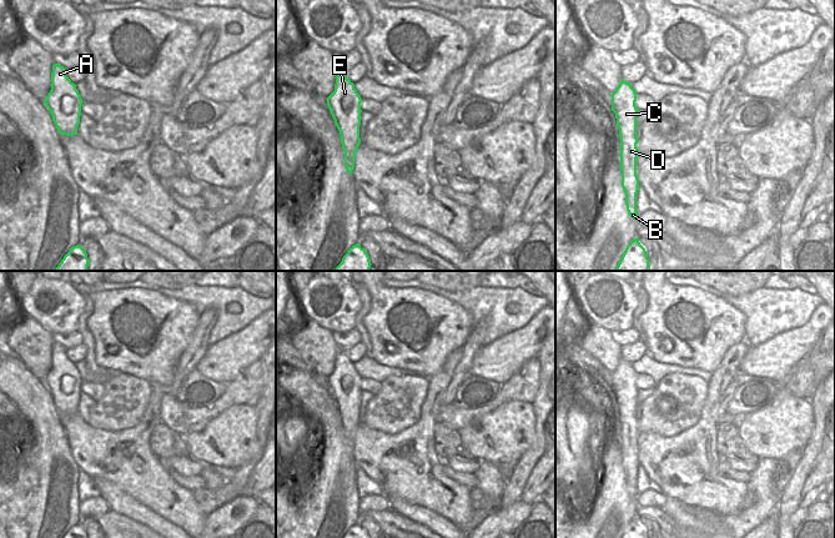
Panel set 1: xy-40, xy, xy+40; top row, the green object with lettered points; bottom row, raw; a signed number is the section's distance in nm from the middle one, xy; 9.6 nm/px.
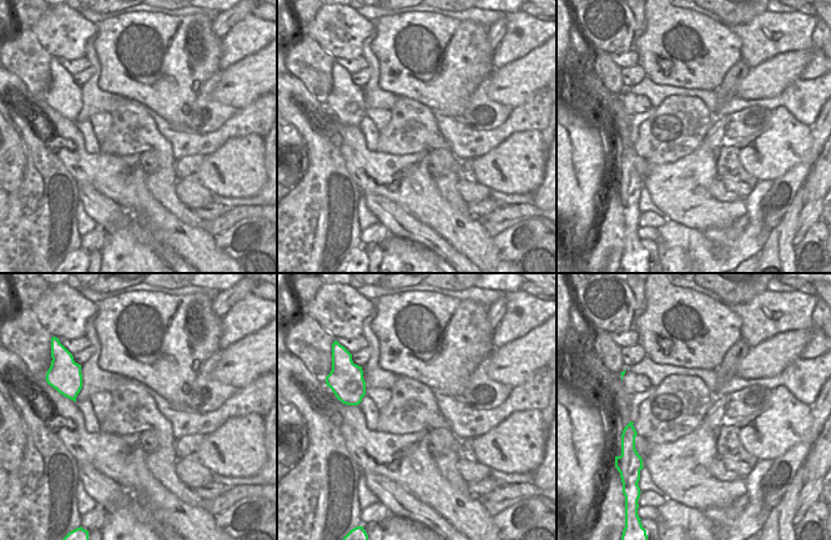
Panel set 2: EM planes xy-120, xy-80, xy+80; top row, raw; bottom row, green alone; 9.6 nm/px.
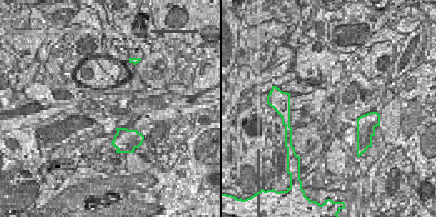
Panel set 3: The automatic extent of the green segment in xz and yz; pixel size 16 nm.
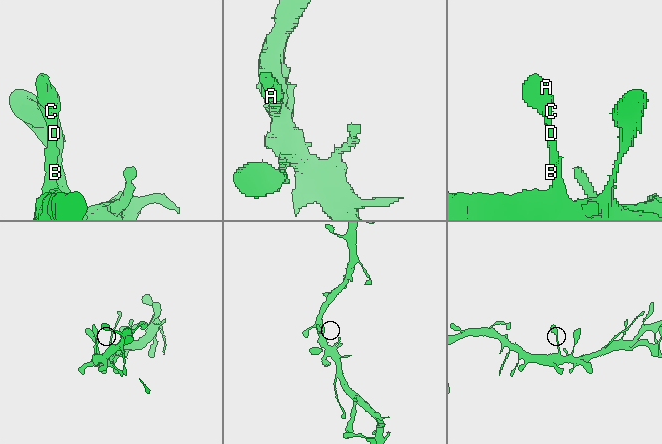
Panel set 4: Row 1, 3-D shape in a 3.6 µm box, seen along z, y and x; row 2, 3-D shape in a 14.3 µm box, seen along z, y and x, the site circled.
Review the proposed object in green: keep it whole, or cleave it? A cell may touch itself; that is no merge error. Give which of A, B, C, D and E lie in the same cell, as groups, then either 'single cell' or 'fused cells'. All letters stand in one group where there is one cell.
groups A B C D E; single cell

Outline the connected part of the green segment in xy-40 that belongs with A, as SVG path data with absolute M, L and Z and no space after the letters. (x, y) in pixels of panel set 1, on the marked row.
M54 64L51 90L44 104L49 109L52 121L61 135L72 136L77 134L82 102L76 85L66 76L66 69Z

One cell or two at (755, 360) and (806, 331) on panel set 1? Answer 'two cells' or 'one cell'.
one cell

